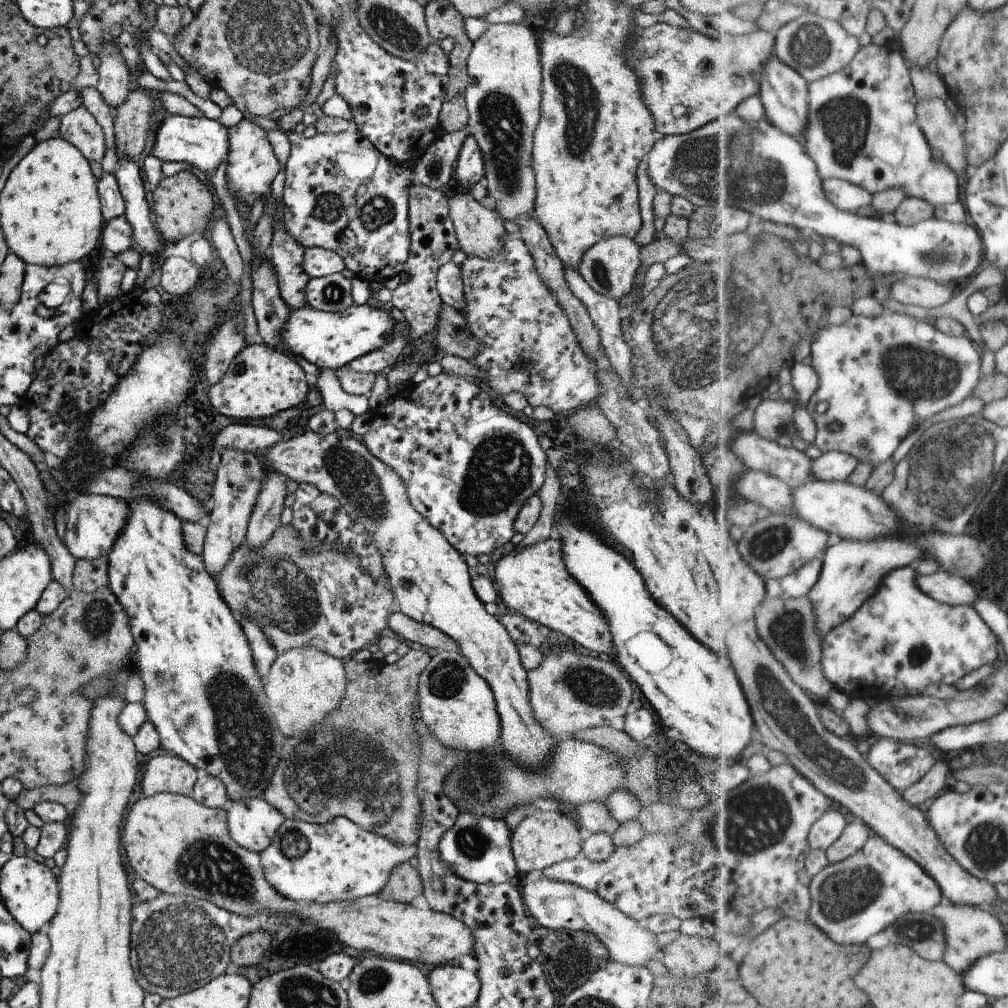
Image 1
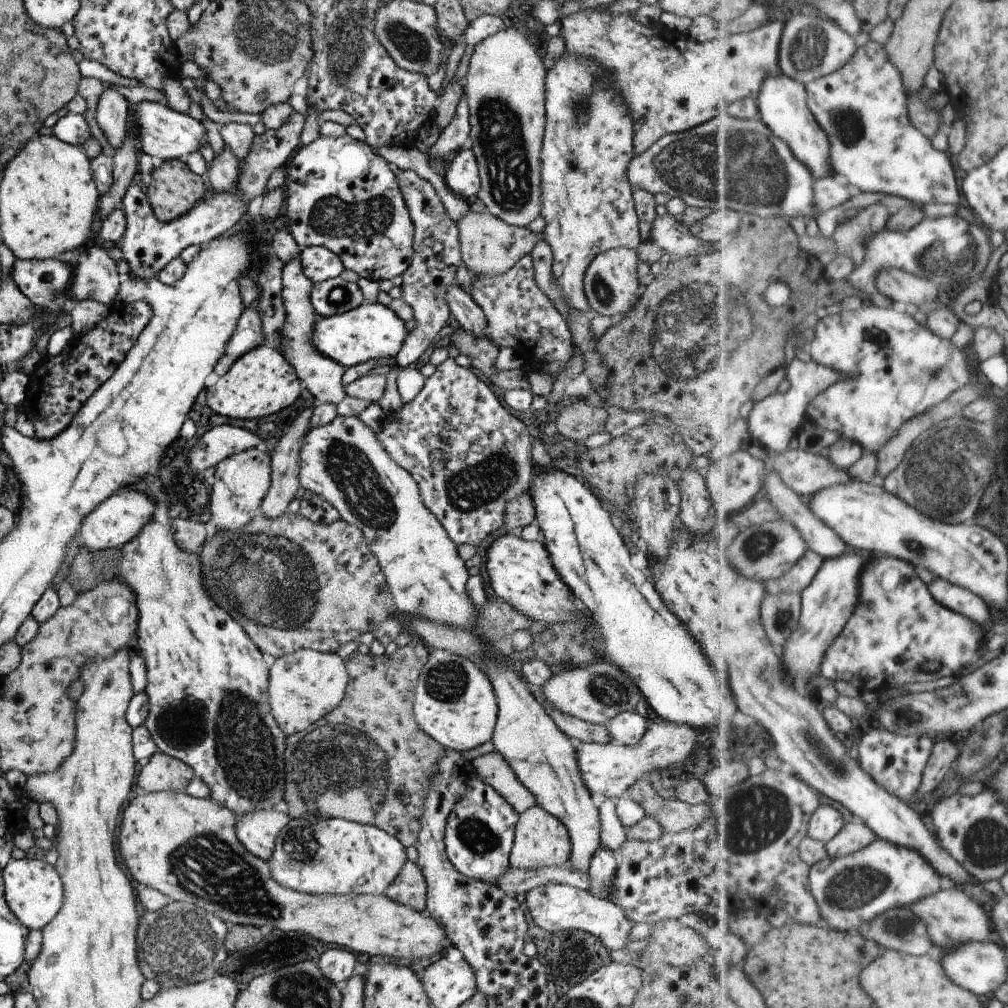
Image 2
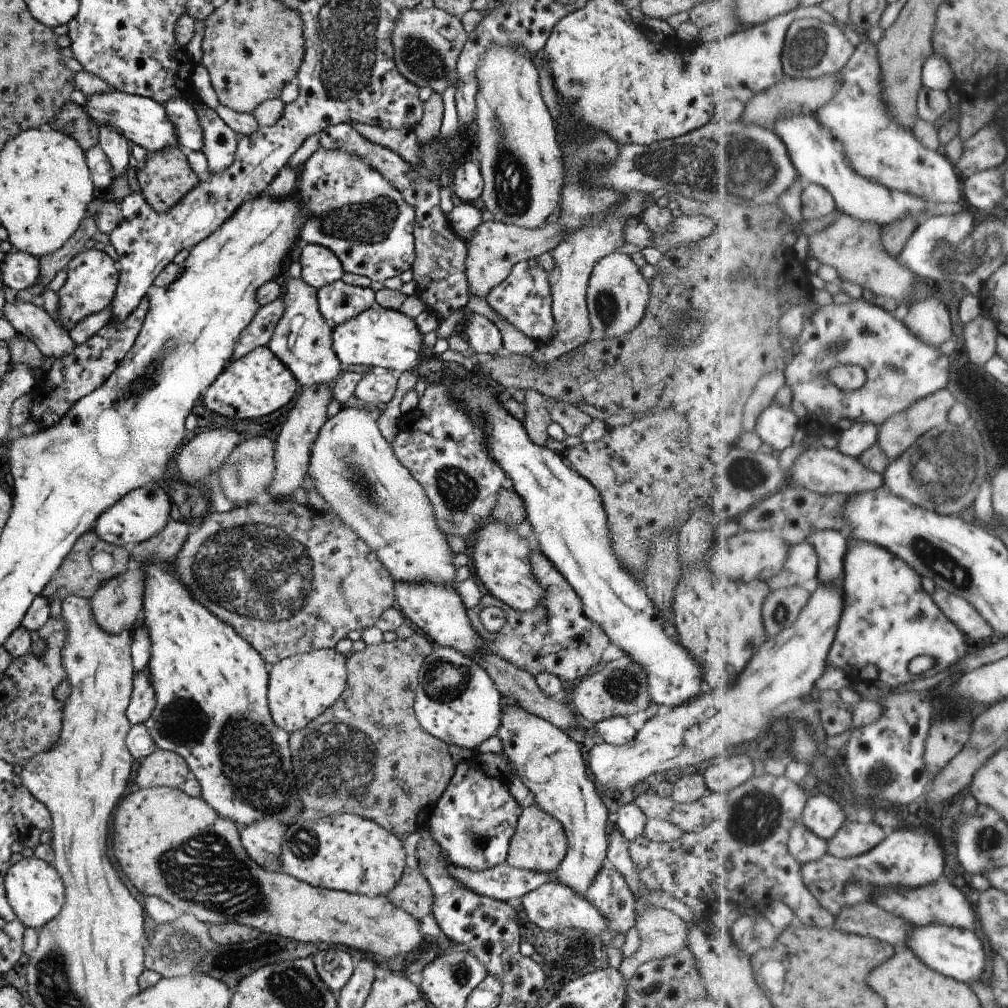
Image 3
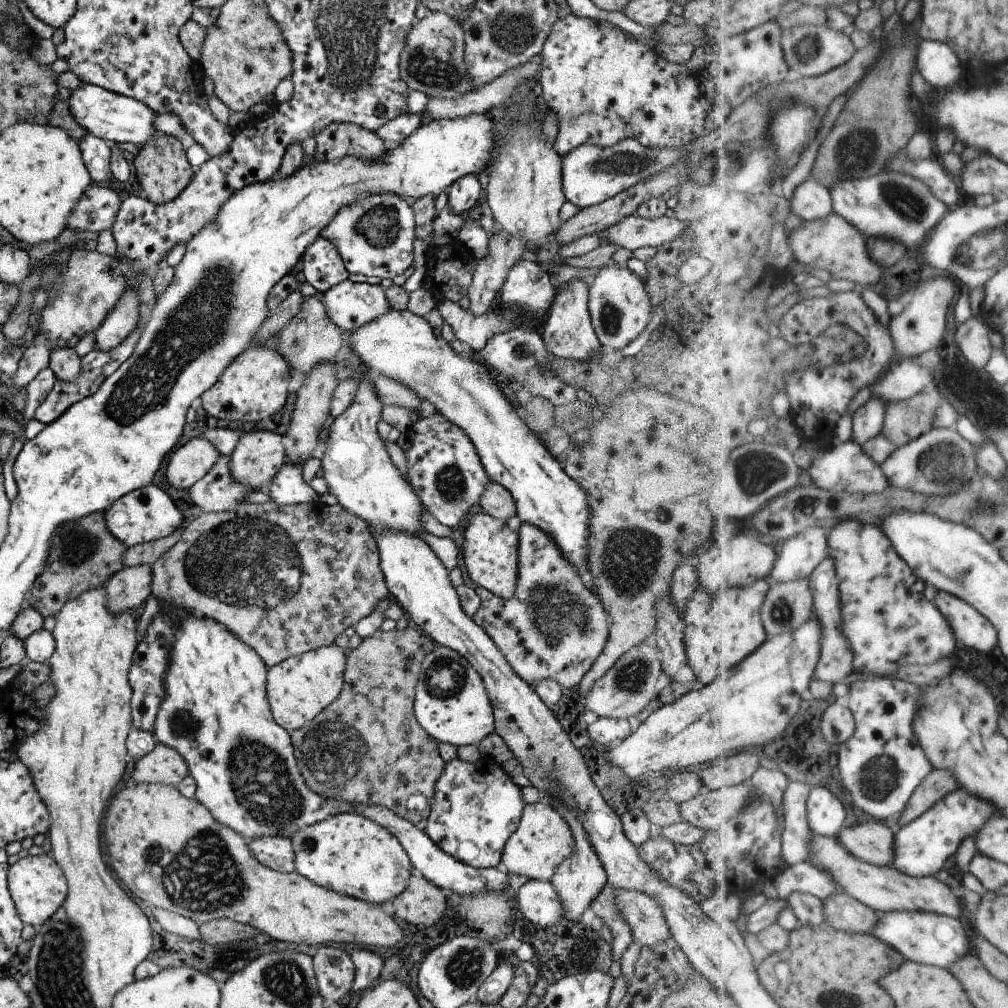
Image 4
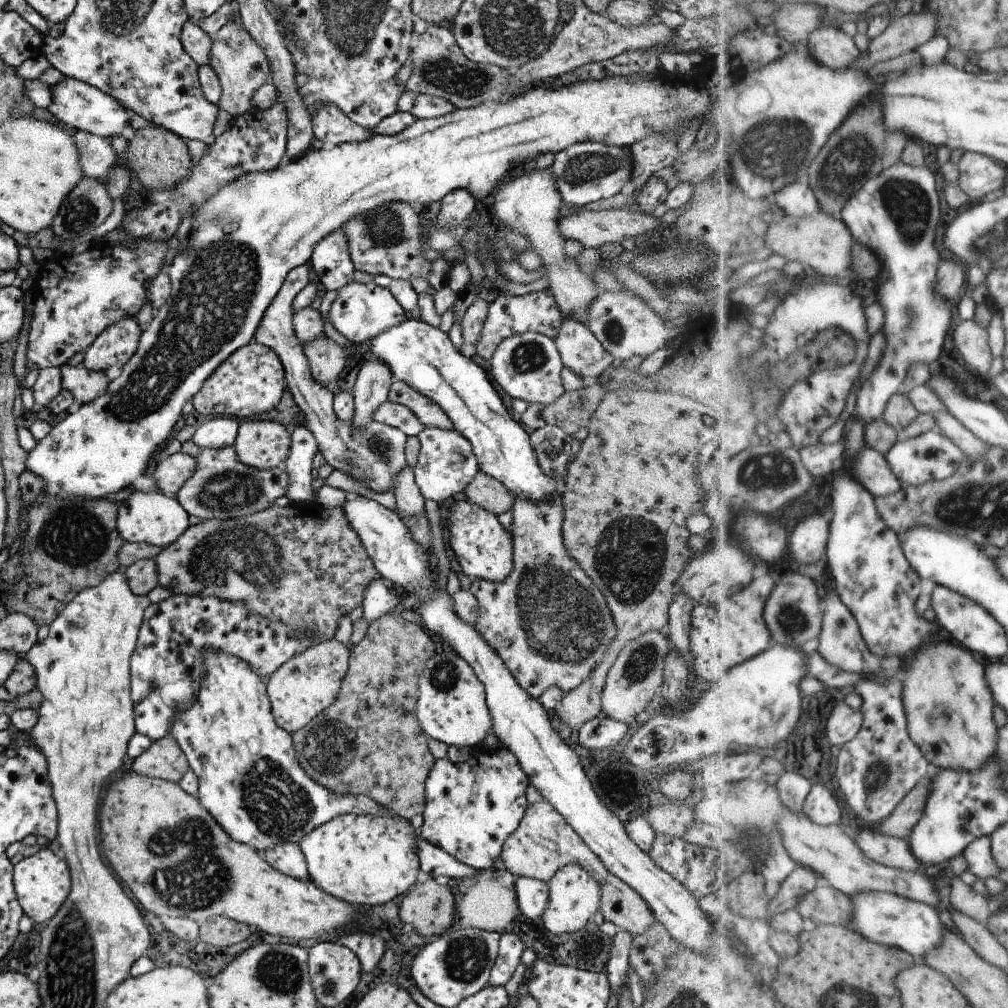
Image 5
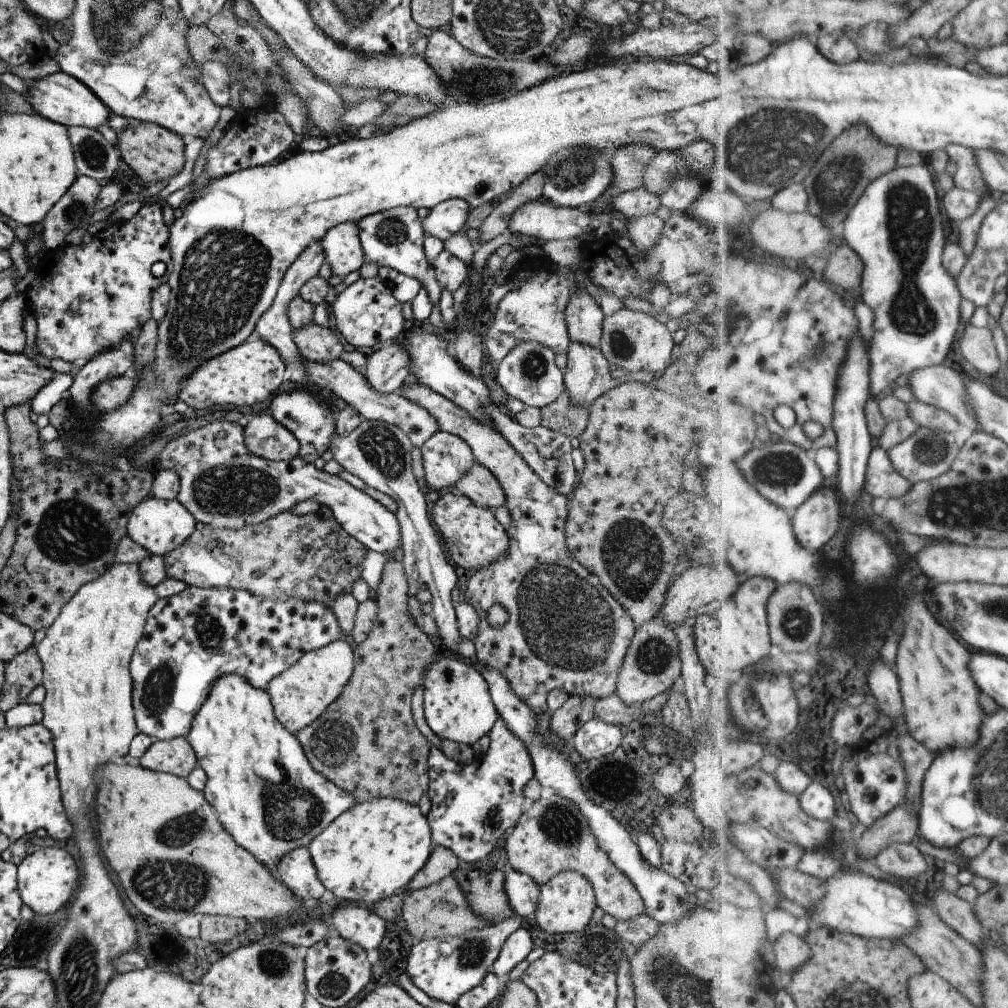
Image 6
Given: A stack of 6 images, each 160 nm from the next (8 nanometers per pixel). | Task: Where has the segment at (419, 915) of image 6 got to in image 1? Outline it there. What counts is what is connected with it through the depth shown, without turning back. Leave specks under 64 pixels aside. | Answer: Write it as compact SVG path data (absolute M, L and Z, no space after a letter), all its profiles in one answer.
M407 861L399 863L391 872L385 886L377 892L377 897L385 901L407 903L421 896L422 882L420 876Z

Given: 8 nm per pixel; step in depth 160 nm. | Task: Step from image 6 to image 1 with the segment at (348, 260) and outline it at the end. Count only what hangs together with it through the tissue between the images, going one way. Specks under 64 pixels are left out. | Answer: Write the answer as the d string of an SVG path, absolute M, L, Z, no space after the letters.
M309 247L303 251L302 267L310 279L316 279L340 273L344 268L344 262L333 251L321 247Z

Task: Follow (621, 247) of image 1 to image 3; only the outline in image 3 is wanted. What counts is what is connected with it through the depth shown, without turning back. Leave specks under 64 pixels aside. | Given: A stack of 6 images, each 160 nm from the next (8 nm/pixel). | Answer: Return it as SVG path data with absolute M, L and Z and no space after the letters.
M613 252L599 259L591 270L586 289L590 340L615 339L629 333L641 320L648 298L649 285L629 255Z

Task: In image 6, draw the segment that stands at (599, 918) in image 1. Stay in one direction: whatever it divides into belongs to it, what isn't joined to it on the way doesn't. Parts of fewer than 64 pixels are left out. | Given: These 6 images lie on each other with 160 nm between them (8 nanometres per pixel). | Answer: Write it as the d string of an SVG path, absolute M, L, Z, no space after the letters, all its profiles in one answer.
M511 867L504 869L504 893L508 905L515 915L533 917L539 898L539 885L529 876L521 874Z

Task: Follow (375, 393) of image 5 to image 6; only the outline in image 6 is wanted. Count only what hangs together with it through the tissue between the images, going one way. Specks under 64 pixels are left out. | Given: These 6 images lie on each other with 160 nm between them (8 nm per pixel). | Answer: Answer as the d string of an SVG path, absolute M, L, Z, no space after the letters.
M400 339L388 341L367 356L363 377L377 392L398 391L405 378L411 374L407 351L399 341Z

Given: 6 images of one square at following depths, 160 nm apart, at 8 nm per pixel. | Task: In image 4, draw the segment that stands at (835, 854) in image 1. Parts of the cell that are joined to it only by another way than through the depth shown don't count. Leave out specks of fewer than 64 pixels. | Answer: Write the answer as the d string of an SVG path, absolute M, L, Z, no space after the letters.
M877 819L846 828L838 839L855 858L873 865L890 865L895 858L895 832Z

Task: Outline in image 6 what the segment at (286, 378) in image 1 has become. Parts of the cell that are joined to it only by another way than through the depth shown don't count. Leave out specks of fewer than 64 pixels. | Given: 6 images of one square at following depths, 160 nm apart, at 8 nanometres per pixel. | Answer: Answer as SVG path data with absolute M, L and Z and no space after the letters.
M251 335L241 344L202 362L178 386L177 399L193 410L209 410L218 406L253 406L272 398L283 382L285 364L277 350L261 337Z

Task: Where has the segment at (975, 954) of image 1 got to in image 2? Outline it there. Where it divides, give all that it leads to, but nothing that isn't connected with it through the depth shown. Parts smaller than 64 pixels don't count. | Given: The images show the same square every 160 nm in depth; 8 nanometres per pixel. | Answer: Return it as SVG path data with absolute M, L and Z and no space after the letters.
M957 884L952 888L939 890L905 908L913 911L927 923L931 940L943 951L956 949L959 945L971 941L986 941L995 931L991 915L985 914L985 910L972 897L969 898L969 895L965 894L962 887Z

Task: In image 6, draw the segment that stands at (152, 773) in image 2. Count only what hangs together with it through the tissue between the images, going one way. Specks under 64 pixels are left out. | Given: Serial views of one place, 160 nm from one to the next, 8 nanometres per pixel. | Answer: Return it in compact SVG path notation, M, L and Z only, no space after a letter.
M175 737L171 740L156 739L138 760L147 770L172 774L184 779L197 764L193 749L185 737Z

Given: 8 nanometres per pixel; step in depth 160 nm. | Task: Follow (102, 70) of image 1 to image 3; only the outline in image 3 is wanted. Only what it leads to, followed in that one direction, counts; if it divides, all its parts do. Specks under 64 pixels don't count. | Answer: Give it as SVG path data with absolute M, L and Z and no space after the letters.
M108 127L98 128L98 146L105 154L111 168L113 168L113 178L125 174L128 169L129 150L127 150L127 140L115 130Z

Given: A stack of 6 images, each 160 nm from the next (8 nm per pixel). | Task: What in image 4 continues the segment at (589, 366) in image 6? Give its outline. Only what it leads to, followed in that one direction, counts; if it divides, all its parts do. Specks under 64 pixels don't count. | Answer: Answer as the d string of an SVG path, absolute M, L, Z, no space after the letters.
M571 279L556 287L557 290L544 320L543 332L540 334L545 350L554 357L561 356L575 361L587 361L593 356L600 358L602 348L591 326L586 307L588 280Z

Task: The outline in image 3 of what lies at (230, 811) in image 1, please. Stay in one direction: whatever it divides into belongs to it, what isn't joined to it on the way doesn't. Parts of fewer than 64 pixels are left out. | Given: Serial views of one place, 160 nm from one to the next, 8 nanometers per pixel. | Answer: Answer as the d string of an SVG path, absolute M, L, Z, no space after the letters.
M258 820L245 826L241 834L241 846L261 868L281 870L281 845L287 825L272 820Z

